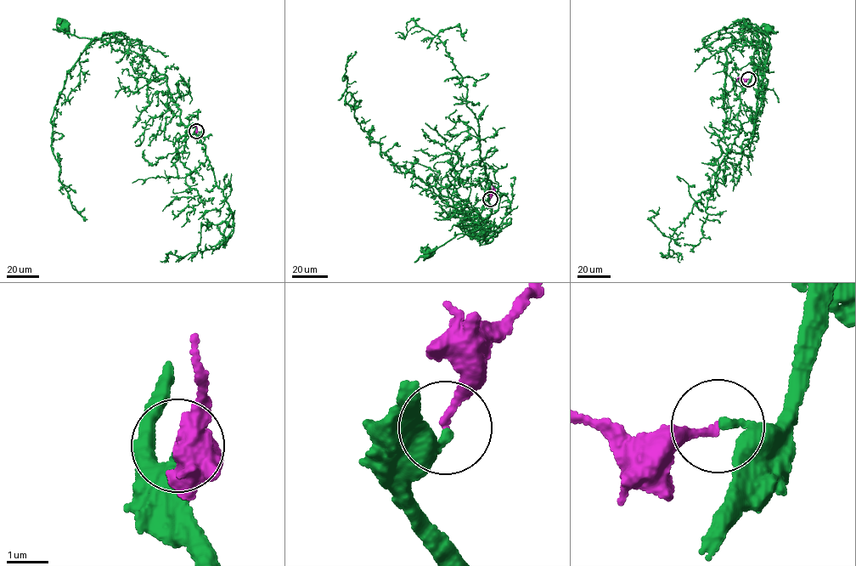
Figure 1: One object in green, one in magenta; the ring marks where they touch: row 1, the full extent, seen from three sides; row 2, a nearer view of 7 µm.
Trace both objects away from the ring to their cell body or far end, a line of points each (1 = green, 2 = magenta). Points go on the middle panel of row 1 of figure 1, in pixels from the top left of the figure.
1: (490, 199), (490, 213), (479, 223), (492, 241), (490, 228), (462, 233), (431, 251), (422, 247), (429, 256)
2: (490, 199), (494, 189), (492, 185)

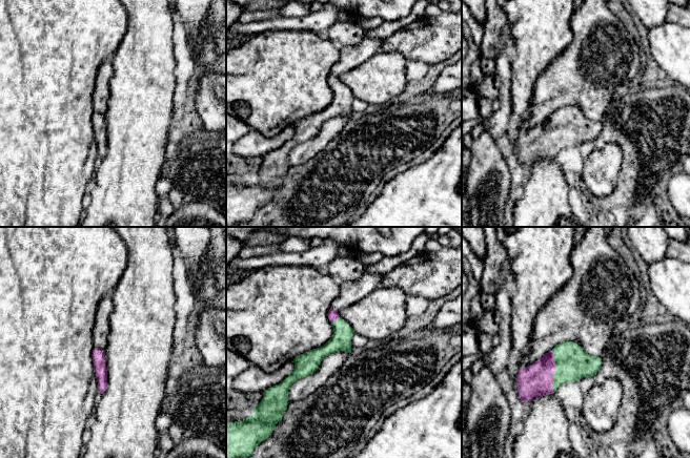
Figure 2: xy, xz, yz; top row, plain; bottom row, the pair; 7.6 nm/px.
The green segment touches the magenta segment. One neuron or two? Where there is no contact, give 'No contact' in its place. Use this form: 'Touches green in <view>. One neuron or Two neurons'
Touches green in yz. One neuron

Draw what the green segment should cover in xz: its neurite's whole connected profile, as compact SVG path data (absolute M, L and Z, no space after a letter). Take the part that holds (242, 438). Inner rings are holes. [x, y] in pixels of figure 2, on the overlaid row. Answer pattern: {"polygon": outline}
{"polygon": "M330 308L328 319L333 328L331 338L322 347L310 350L293 359L293 372L279 384L263 392L261 402L253 408L253 414L241 422L226 422L226 458L248 458L257 445L267 439L275 425L282 420L288 405L287 393L298 379L316 372L322 359L332 353L351 353L353 329Z"}

